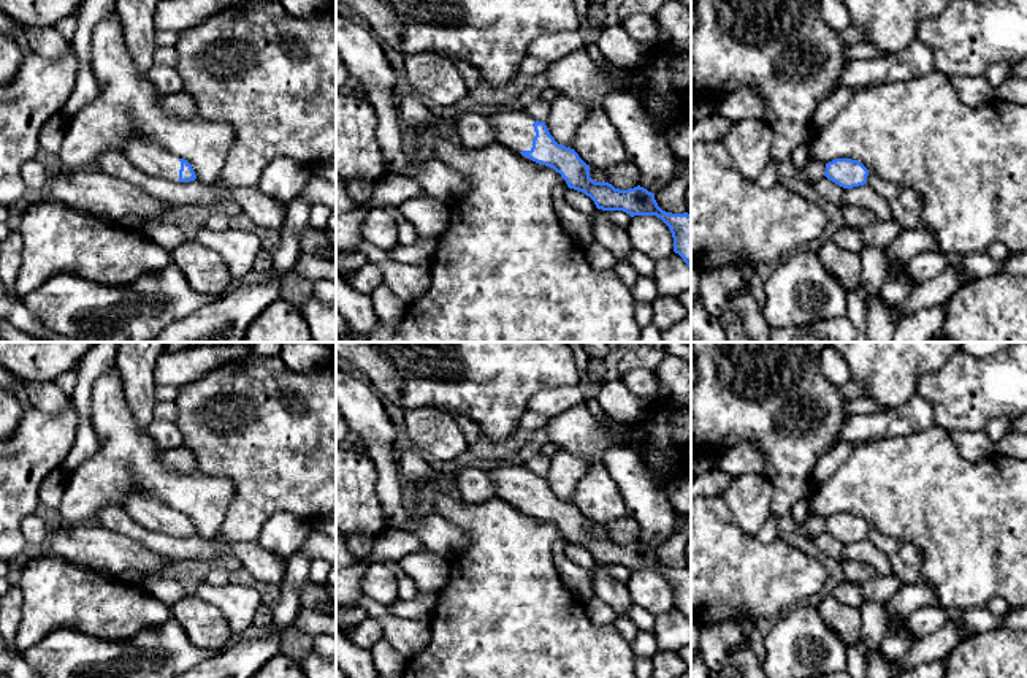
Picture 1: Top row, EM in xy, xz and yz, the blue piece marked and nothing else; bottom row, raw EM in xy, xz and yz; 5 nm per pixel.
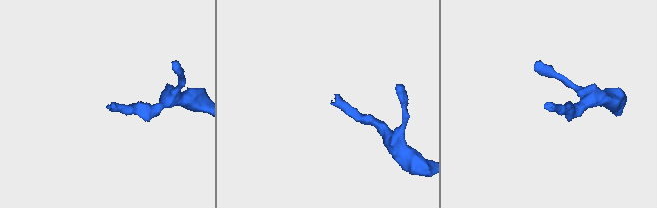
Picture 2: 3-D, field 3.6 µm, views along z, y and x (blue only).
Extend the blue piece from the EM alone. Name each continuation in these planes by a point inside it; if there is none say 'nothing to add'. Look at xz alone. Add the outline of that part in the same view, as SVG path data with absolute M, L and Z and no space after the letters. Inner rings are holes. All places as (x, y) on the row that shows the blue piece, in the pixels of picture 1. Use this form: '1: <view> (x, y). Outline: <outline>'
1: xz (514, 129). Outline: M501 109L499 112L488 116L496 139L512 149L514 152L531 150L533 139L536 136L533 124L534 117L523 111Z

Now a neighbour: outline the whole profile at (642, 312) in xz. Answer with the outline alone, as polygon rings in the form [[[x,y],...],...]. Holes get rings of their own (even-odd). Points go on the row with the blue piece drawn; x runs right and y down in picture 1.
[[[636,301],[634,318],[640,328],[651,325],[653,323],[651,304]]]

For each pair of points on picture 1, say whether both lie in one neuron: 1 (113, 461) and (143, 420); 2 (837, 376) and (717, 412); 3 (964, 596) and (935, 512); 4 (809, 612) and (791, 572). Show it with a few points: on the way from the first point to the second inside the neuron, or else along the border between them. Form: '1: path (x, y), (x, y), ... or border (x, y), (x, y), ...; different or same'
1: border (124, 392), (135, 422), (146, 430); different
2: border (818, 358), (818, 368), (837, 387); different
3: path (964, 575), (964, 540), (956, 533); same
4: border (812, 598), (791, 605), (777, 620); different

